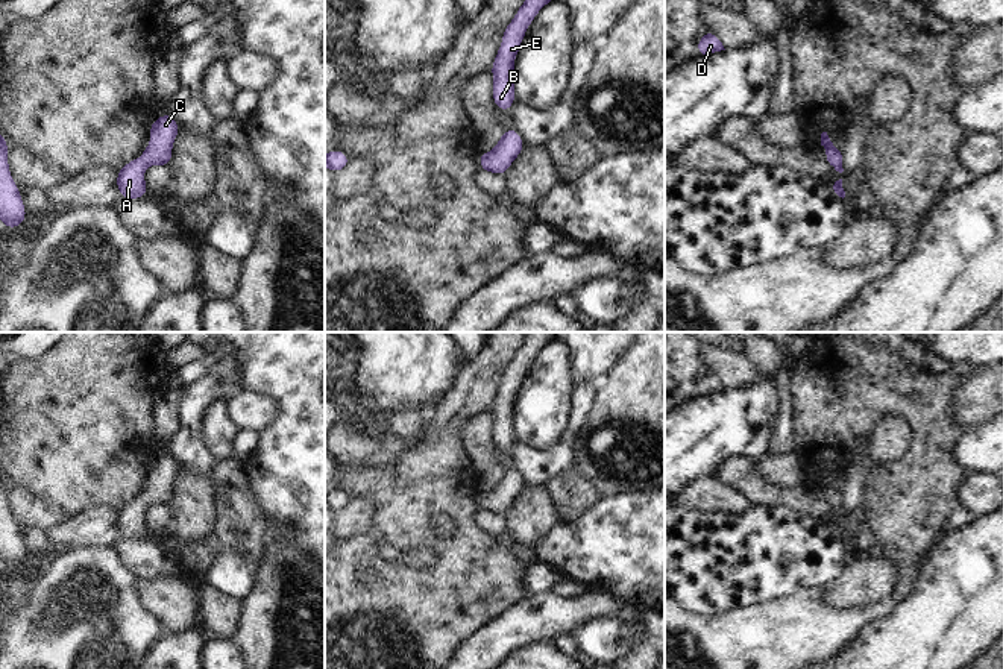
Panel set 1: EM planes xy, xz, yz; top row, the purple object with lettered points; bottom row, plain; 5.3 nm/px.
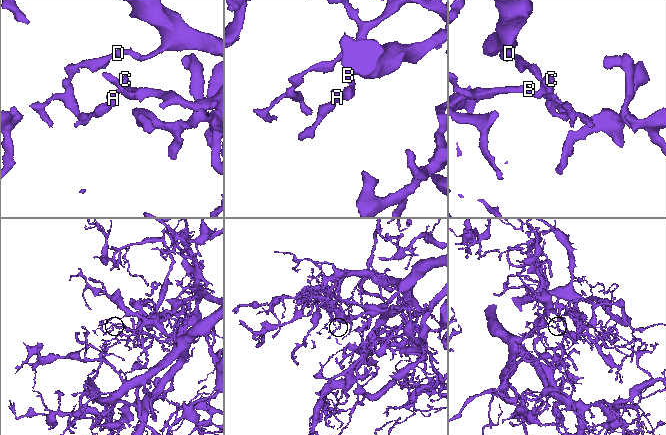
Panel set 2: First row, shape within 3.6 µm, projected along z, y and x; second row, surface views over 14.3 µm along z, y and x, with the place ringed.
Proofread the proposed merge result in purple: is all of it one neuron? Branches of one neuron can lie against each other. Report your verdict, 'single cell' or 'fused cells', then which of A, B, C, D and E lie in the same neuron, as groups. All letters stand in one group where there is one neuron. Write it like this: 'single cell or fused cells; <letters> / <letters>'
single cell; A B C D E

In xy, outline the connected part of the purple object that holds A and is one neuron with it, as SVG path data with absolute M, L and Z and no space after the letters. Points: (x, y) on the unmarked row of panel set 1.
M167 452L150 464L150 482L138 499L129 501L117 511L117 528L126 539L141 539L147 532L144 511L149 505L170 505L171 488L179 464Z

